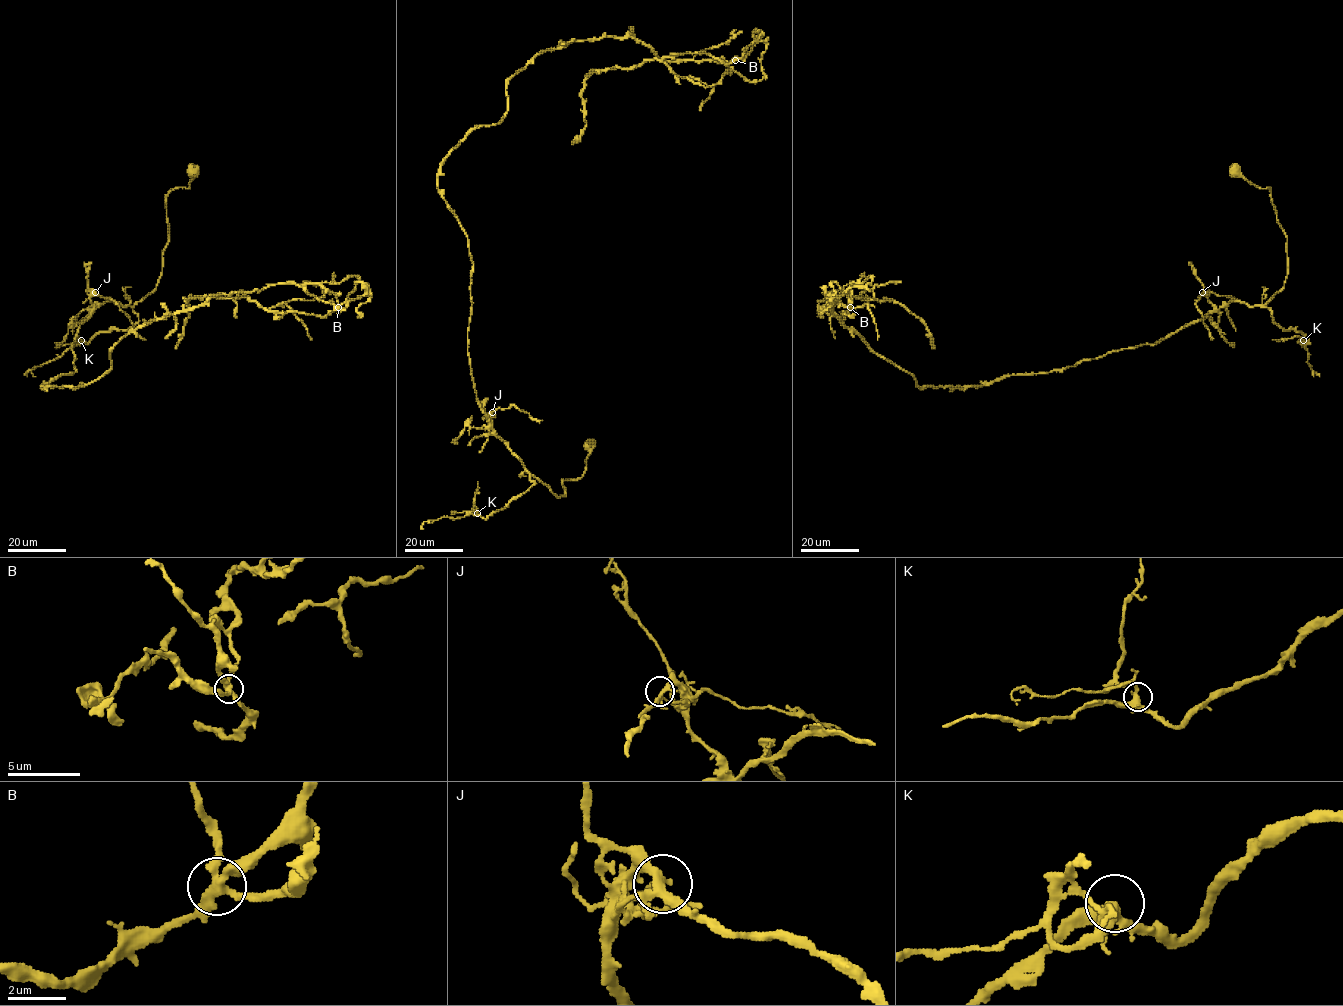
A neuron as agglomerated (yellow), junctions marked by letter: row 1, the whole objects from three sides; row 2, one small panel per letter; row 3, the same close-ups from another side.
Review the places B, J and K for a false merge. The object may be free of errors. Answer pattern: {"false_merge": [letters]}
{"false_merge": ["B"]}

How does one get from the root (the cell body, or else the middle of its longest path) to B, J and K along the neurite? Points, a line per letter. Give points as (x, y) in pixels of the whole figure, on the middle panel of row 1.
B: (590, 445), (558, 497), (490, 426), (441, 162), (571, 42), (735, 60)
J: (590, 445), (584, 474), (562, 480), (565, 496), (558, 497), (495, 434), (487, 419), (492, 412)
K: (590, 445), (584, 474), (562, 481), (565, 496), (531, 474), (535, 483), (504, 508), (485, 519), (477, 513)

